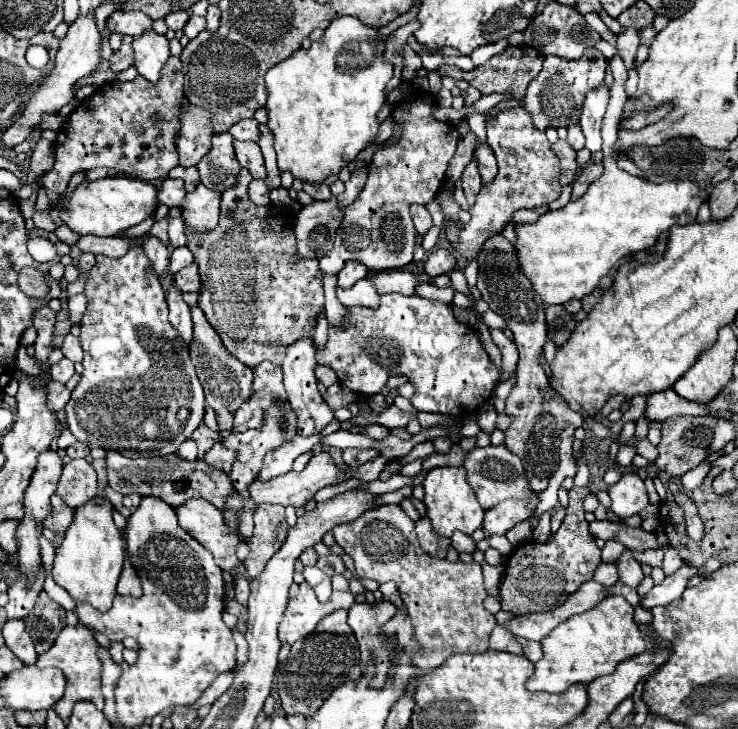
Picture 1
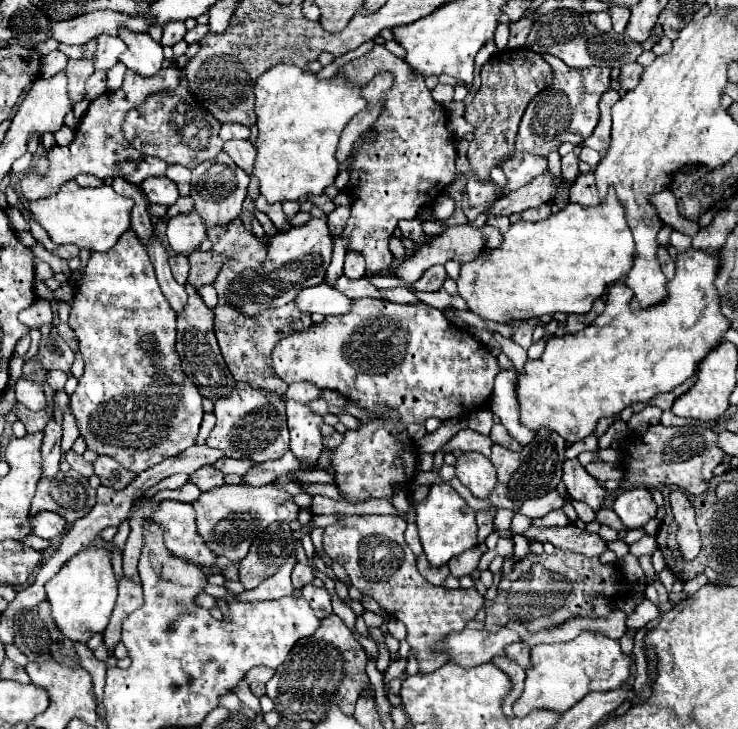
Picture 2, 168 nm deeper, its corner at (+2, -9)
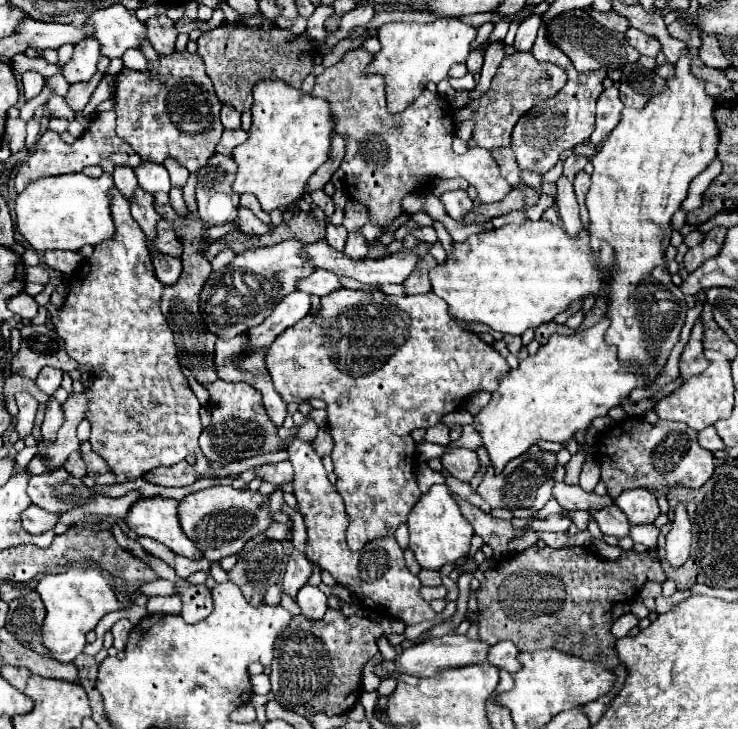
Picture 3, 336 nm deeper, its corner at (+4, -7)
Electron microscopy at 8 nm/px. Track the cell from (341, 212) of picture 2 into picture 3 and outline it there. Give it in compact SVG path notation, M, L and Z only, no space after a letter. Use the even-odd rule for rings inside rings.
M328 224L328 234L326 234L326 242L336 248L336 250L344 250L344 244L346 244L346 228L344 226L332 226Z

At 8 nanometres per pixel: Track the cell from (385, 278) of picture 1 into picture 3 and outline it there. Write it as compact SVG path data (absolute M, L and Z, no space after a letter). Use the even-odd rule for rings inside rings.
M316 268L310 276L300 278L296 282L296 290L316 294L316 296L330 294L336 288L340 288L340 276L336 276L336 274L328 272L328 270L322 270L322 268Z

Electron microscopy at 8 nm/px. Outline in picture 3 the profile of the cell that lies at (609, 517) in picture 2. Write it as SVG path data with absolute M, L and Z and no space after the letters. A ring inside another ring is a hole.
M648 524L648 526L632 526L630 538L634 542L638 542L638 544L644 544L648 550L652 550L652 548L656 548L658 528L654 524Z

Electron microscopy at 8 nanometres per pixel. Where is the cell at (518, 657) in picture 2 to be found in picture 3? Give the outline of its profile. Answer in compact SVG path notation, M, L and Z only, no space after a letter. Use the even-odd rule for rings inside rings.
M502 640L488 648L488 662L500 670L516 672L520 668L520 662L516 656L518 656L518 648L508 640Z

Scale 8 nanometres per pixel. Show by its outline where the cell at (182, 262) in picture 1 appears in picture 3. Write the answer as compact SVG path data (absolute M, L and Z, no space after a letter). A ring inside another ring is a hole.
M154 256L152 258L152 264L154 264L154 274L156 278L162 282L162 284L172 284L178 280L180 272L182 272L182 264L180 264L180 258L172 258L172 256Z

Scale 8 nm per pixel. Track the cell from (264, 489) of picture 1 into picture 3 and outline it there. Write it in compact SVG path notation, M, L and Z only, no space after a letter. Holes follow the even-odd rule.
M214 486L184 496L178 502L178 520L184 534L192 538L194 546L204 554L204 558L214 562L240 552L250 538L266 532L266 528L272 524L272 518L264 508L264 496L260 492L244 492L232 486Z

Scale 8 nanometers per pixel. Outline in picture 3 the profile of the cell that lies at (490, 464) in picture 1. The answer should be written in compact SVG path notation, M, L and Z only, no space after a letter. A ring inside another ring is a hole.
M446 448L440 460L444 470L462 482L470 482L470 478L480 470L476 452L468 448Z

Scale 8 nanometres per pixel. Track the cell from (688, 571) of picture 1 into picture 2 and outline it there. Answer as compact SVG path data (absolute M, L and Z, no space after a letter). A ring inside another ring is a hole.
M644 598L644 600L634 608L634 612L628 616L626 626L638 630L638 628L644 628L648 622L656 620L658 616L660 616L660 608L658 608L654 602L650 602L648 598Z

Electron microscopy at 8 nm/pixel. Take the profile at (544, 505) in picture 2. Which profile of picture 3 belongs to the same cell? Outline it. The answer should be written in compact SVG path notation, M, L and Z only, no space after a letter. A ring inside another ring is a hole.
M558 482L552 490L552 496L558 500L558 504L566 510L602 510L604 506L612 506L614 500L610 496L596 496L594 492L584 492L580 486L568 486L564 482Z

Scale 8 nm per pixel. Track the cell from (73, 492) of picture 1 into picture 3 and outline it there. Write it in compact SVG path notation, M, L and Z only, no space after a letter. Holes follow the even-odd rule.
M58 470L52 474L32 476L28 480L28 496L32 504L48 512L62 514L76 506L72 504L74 500L82 504L92 494L90 494L90 488L82 484L80 478L72 478L72 474L68 474L66 470Z

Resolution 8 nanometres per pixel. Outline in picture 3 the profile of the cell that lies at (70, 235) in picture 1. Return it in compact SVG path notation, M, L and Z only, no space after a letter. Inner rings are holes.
M56 250L56 252L46 252L44 260L46 260L46 266L52 270L58 270L62 274L72 274L78 268L78 264L82 262L82 256L78 252Z

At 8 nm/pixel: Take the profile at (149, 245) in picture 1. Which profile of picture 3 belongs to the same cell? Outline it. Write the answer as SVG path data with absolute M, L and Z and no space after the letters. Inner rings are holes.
M116 166L112 176L114 176L114 184L116 184L116 188L118 188L126 198L132 198L134 188L138 186L136 176L134 176L134 170L128 168L128 166Z

